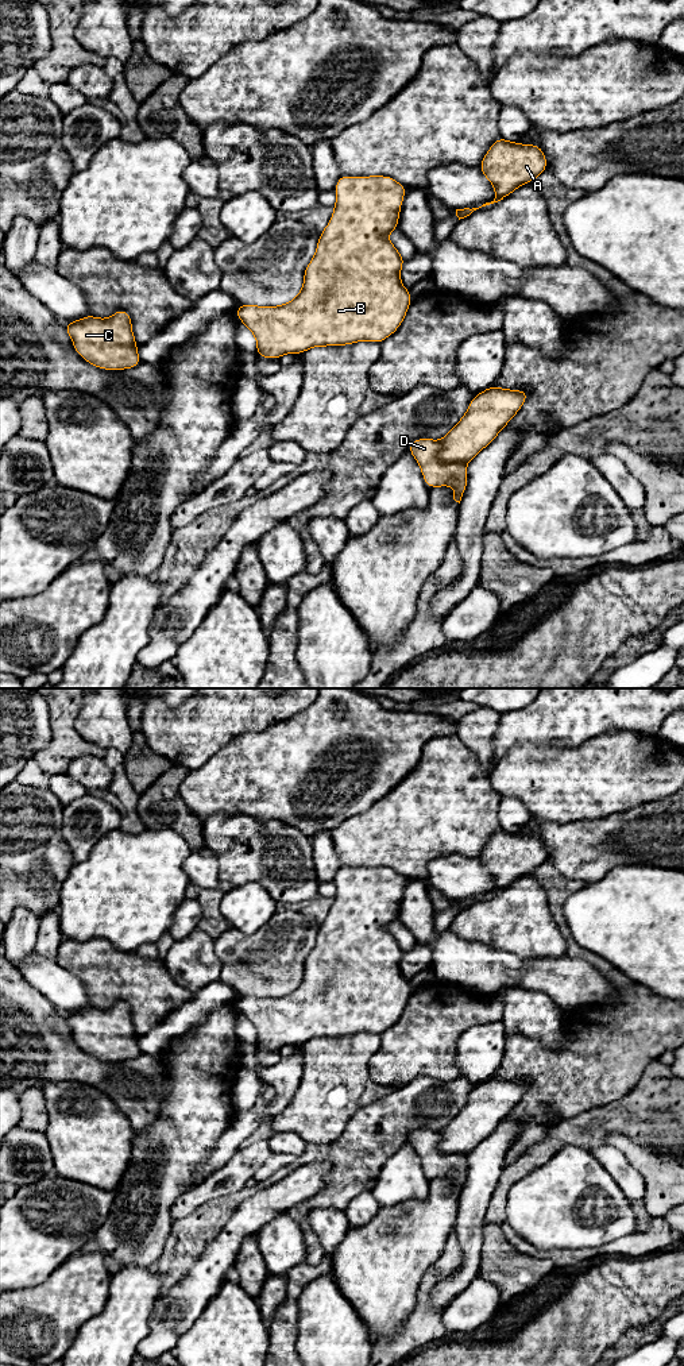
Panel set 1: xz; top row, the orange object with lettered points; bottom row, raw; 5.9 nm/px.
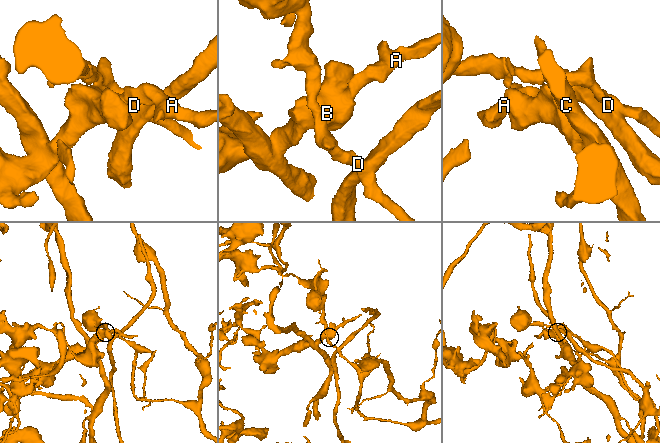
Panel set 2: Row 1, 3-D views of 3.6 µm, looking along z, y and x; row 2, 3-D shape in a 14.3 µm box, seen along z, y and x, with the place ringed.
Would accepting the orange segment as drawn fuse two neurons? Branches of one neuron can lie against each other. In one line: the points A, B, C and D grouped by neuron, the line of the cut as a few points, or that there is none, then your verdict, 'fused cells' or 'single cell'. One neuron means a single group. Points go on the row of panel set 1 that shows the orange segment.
groups A B C / D; cut xz (439, 442), (439, 458), (443, 462), (464, 465); fused cells

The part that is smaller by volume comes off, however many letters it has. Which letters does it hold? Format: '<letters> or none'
D

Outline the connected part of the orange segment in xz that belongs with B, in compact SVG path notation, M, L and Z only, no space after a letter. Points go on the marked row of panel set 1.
M341 174L333 190L336 192L336 204L333 205L333 213L328 225L320 234L313 259L308 263L304 271L304 285L298 296L291 301L277 306L258 306L254 304L236 306L235 312L237 319L254 333L256 339L256 355L262 358L279 359L286 354L302 355L305 351L313 347L349 346L358 342L374 342L380 344L386 337L394 335L394 332L401 327L402 321L406 317L407 309L413 302L409 289L406 289L401 282L401 269L406 259L387 239L387 235L390 232L398 229L401 205L403 202L407 188L395 181L393 177L387 175L353 177Z

